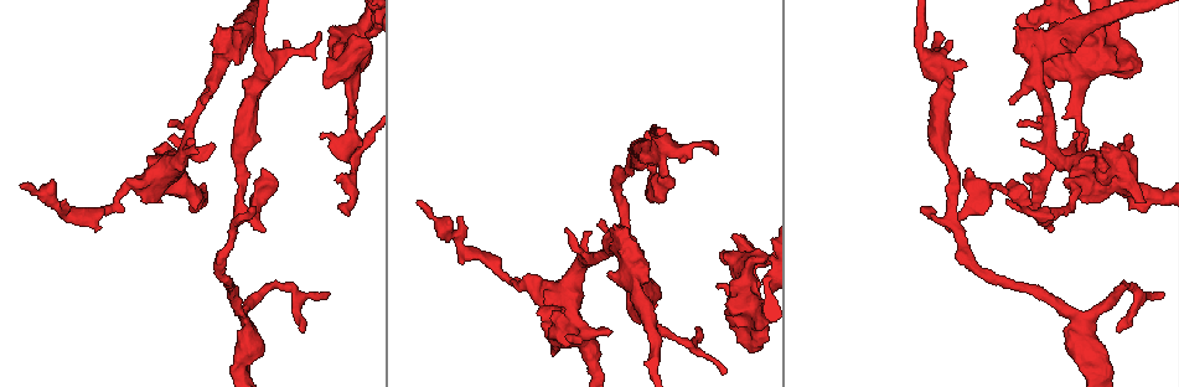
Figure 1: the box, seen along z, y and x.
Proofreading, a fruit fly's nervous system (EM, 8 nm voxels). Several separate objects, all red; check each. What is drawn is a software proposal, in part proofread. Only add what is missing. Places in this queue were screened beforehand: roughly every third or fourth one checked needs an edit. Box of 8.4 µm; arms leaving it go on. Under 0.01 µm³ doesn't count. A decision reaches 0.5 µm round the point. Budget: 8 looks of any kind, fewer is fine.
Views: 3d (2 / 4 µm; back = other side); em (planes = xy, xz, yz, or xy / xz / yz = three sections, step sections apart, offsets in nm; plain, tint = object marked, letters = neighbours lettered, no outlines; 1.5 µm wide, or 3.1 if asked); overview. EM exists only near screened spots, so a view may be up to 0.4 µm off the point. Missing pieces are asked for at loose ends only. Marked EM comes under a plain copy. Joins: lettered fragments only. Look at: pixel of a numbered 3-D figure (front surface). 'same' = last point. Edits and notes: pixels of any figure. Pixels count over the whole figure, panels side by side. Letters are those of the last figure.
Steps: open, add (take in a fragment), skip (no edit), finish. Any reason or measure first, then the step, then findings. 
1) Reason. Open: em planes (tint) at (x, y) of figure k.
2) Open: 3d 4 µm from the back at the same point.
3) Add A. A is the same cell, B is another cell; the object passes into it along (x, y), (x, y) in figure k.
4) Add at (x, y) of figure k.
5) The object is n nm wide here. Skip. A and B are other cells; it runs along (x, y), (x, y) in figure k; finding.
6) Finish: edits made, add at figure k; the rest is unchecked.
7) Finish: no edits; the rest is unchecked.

Open: em planes (letters) at (1146, 201) of figure 1.

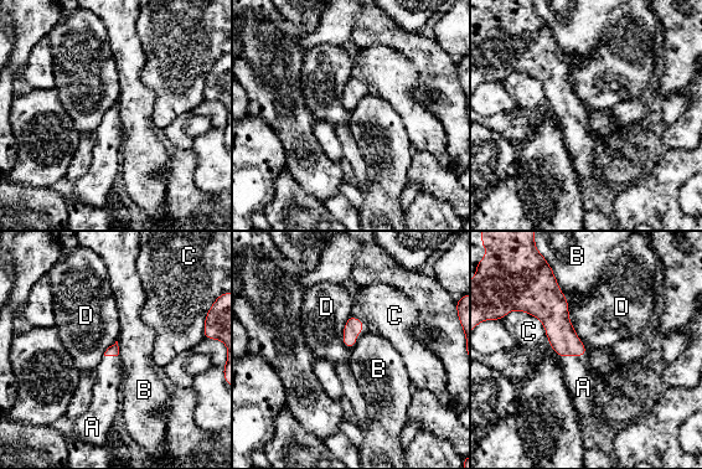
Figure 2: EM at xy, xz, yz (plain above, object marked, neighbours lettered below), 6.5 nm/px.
Add A. A is the same cell, B, C and D are other cells; it goes on there.

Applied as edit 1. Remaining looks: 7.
Free end. Open: 3d 2 µm from the back at (1118, 332) of figure 1.

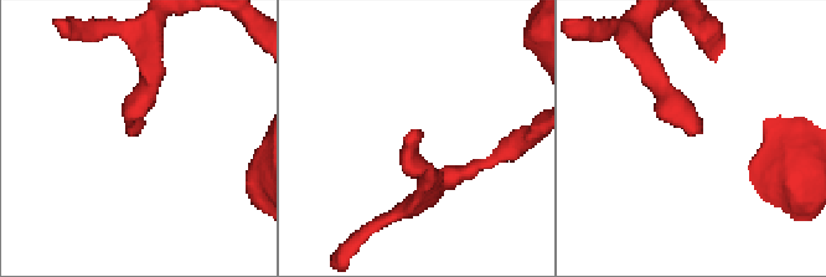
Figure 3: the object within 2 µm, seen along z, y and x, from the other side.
Open: em yz step 4 (tint) at (698, 130) of figure 3.

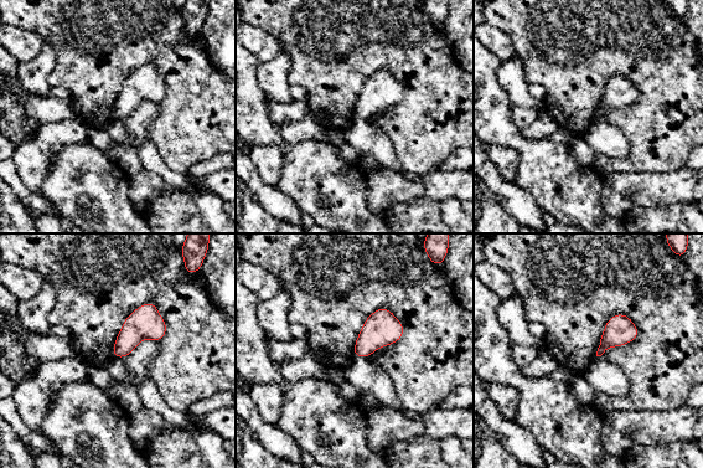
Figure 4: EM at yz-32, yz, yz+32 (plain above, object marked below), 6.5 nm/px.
Open: em planes (letters) at the same point.

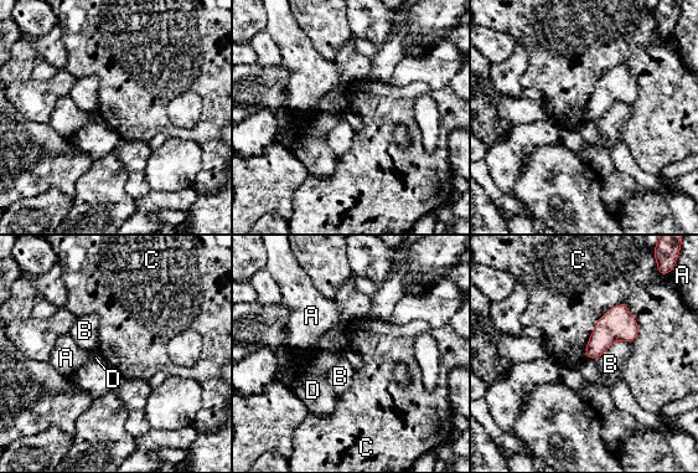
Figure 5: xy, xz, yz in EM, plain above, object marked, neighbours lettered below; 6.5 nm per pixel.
The object is 150 nm wide here. Skip. A, B, C and D are other cells; a border runs along (625, 303), (596, 322), (585, 358) in figure 5; none of them fits.

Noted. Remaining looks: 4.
Finish: edits made, add at figure 2; the rest is unchecked.

